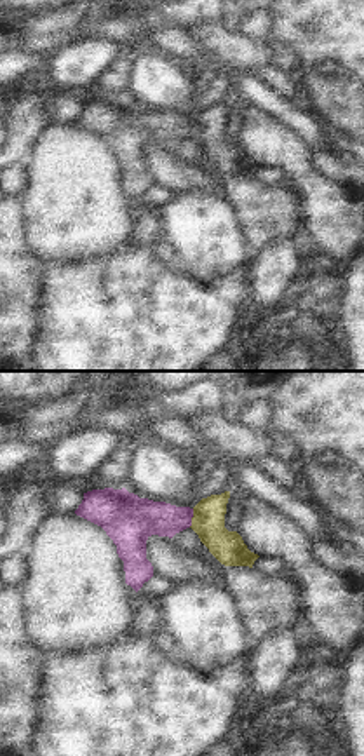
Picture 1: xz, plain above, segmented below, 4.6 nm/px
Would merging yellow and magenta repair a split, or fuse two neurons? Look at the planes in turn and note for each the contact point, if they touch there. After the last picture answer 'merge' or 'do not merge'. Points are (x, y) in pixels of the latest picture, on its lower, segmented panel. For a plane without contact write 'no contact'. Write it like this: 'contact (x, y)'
contact (192, 518)

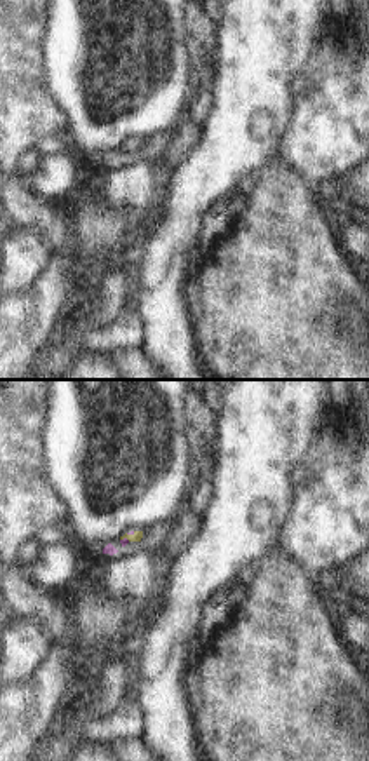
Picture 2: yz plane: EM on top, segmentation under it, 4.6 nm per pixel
contact (127, 535)

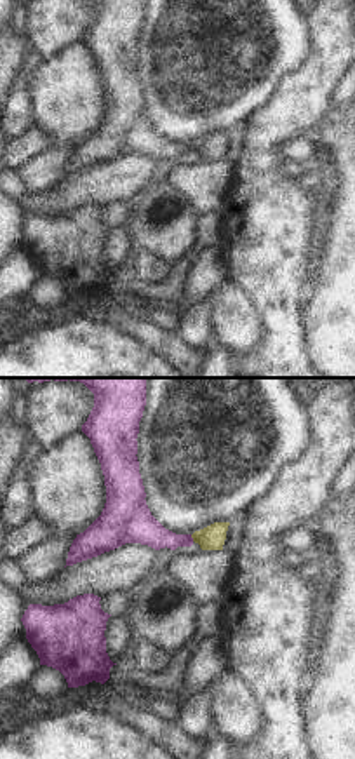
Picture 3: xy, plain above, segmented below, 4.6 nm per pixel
contact (192, 537)

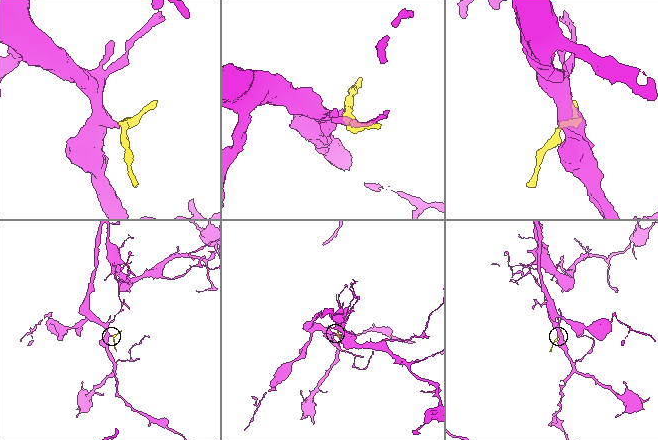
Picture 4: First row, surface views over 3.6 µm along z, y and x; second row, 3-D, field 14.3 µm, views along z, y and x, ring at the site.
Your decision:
merge

